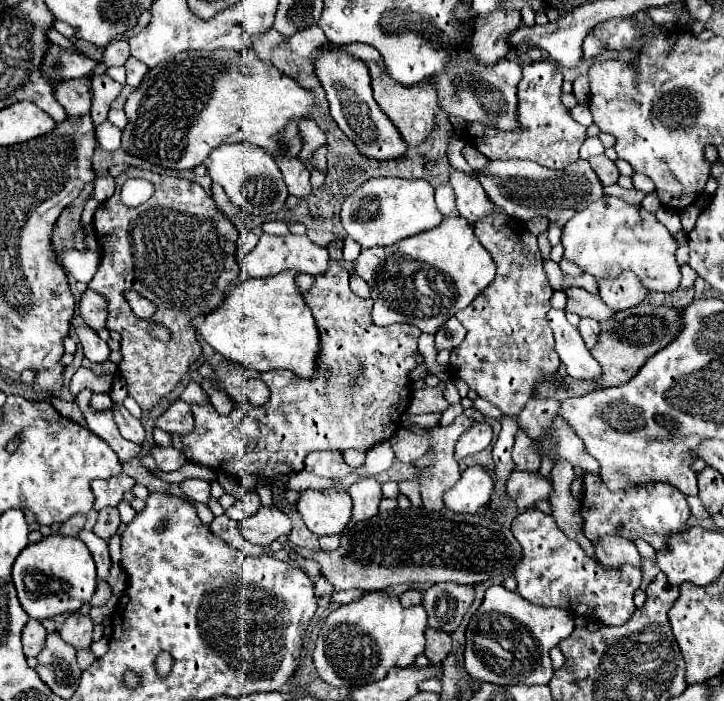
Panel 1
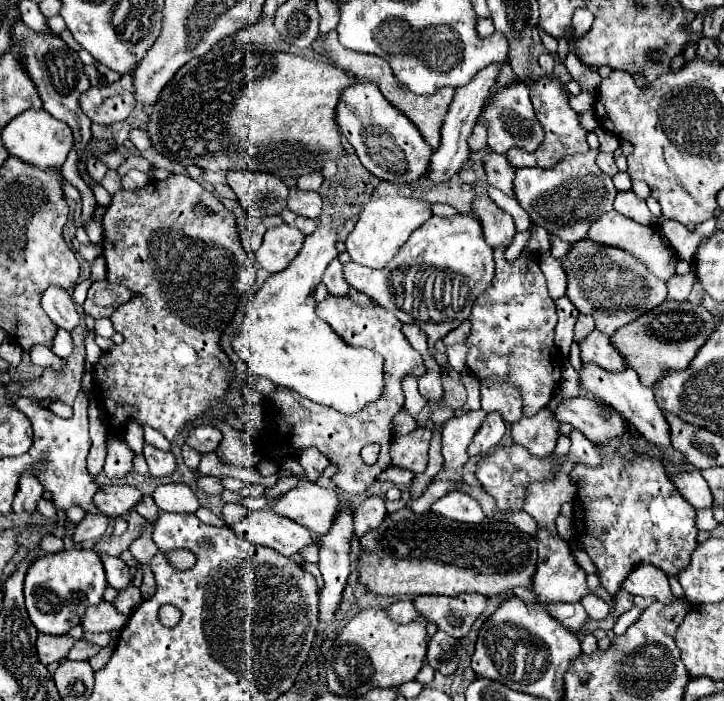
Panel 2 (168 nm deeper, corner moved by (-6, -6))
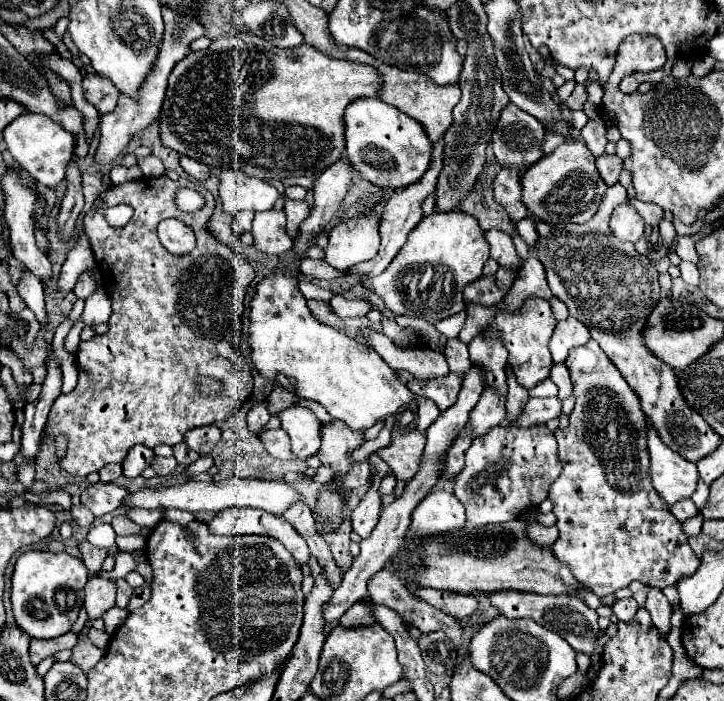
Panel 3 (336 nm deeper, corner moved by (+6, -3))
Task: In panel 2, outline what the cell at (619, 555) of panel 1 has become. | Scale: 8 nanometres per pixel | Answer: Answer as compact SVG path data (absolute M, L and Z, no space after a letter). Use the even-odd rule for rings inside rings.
M640 564L634 568L632 574L624 580L622 588L634 596L654 596L662 604L672 604L674 600L668 576L652 564Z

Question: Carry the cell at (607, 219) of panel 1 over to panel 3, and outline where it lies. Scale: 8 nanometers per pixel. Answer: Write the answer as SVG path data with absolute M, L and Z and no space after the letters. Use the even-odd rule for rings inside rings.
M618 205L610 217L610 229L618 239L636 243L644 235L644 221L632 205Z

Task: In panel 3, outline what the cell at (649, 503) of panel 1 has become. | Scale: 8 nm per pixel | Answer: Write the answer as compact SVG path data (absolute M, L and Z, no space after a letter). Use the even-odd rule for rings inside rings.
M590 339L586 345L572 349L566 359L570 379L574 385L576 405L570 413L570 425L558 429L558 455L564 469L556 483L552 483L548 497L554 501L554 515L558 517L558 541L554 543L554 555L568 563L572 575L598 597L616 593L628 587L632 581L642 581L646 585L664 589L676 585L682 575L692 575L700 559L688 545L688 537L682 531L682 523L672 517L668 503L652 489L650 483L650 459L644 433L644 413L640 409L636 393L628 387L616 365L606 357L600 345Z

